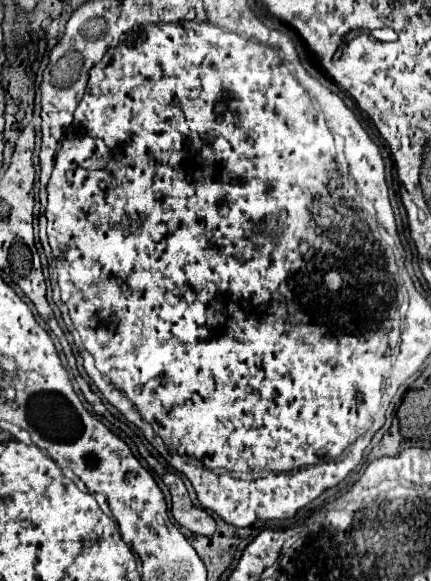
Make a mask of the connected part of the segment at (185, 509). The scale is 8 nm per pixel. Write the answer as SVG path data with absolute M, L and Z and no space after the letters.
M168 472L162 480L164 480L164 484L168 484L168 490L172 494L174 520L194 534L212 536L216 530L214 518L204 508L194 506L194 502L190 500L190 494L188 494L184 482L180 480L180 476L176 476L174 472Z

